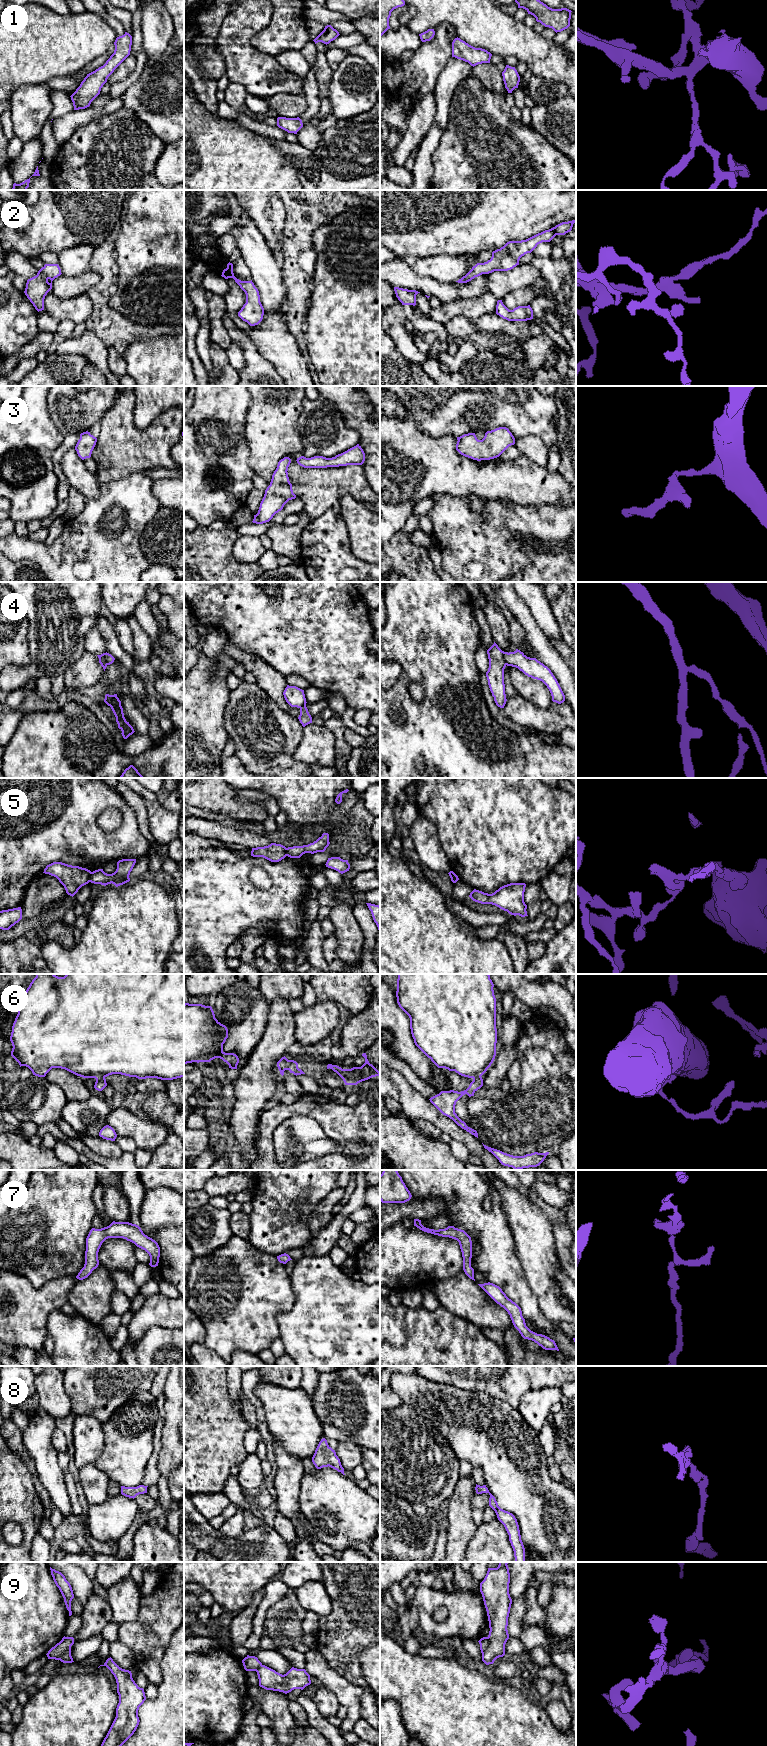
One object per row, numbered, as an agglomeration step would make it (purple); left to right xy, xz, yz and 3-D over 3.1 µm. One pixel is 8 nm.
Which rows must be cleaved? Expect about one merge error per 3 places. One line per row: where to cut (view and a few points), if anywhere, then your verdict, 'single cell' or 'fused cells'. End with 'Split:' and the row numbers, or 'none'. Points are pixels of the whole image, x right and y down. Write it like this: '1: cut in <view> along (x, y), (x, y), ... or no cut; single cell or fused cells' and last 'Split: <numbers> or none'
1: no cut; single cell
2: no cut; single cell
3: no cut; single cell
4: cut in yz along (504, 652), (506, 664); fused cells
5: cut in xy along (92, 872), (88, 881); fused cells
6: cut in xy along (104, 1076), (95, 1078); fused cells
7: no cut; single cell
8: no cut; single cell
9: cut in yz along (488, 1637), (488, 1646), (482, 1653); fused cells
Split: 4, 5, 6, 9

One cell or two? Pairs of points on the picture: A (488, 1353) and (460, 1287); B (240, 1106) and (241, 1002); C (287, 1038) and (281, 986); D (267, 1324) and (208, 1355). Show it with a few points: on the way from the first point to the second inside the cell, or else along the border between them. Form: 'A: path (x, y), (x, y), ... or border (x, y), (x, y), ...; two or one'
A: border (455, 1314), (472, 1322), (479, 1328); two
B: border (253, 1049), (233, 1082); two
C: border (289, 1000), (276, 998), (270, 1004); two
D: border (203, 1342), (219, 1355); two

